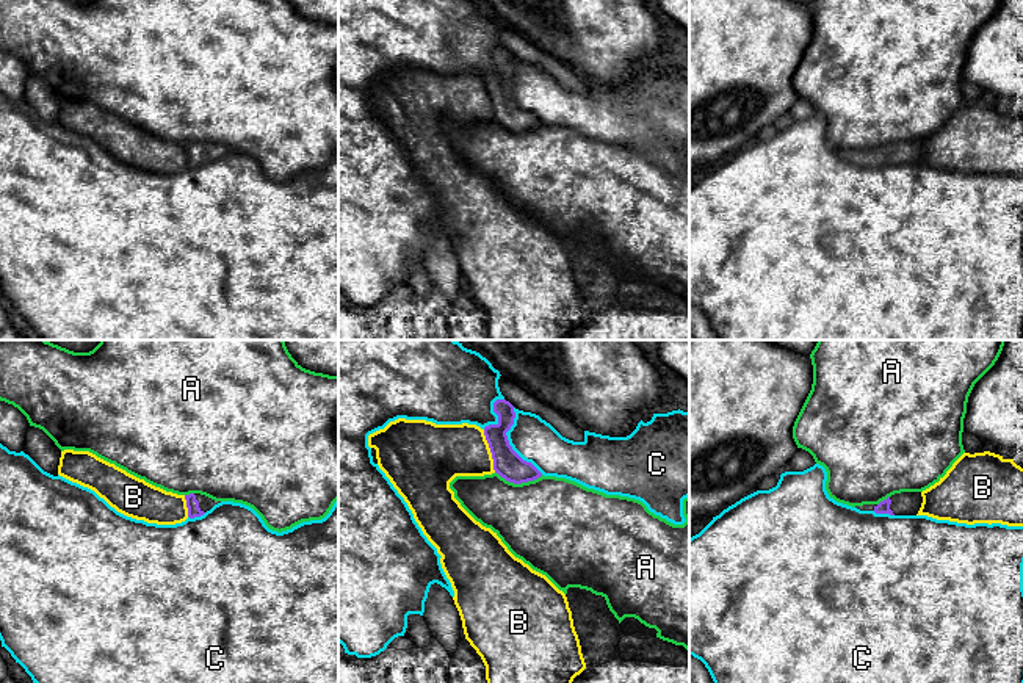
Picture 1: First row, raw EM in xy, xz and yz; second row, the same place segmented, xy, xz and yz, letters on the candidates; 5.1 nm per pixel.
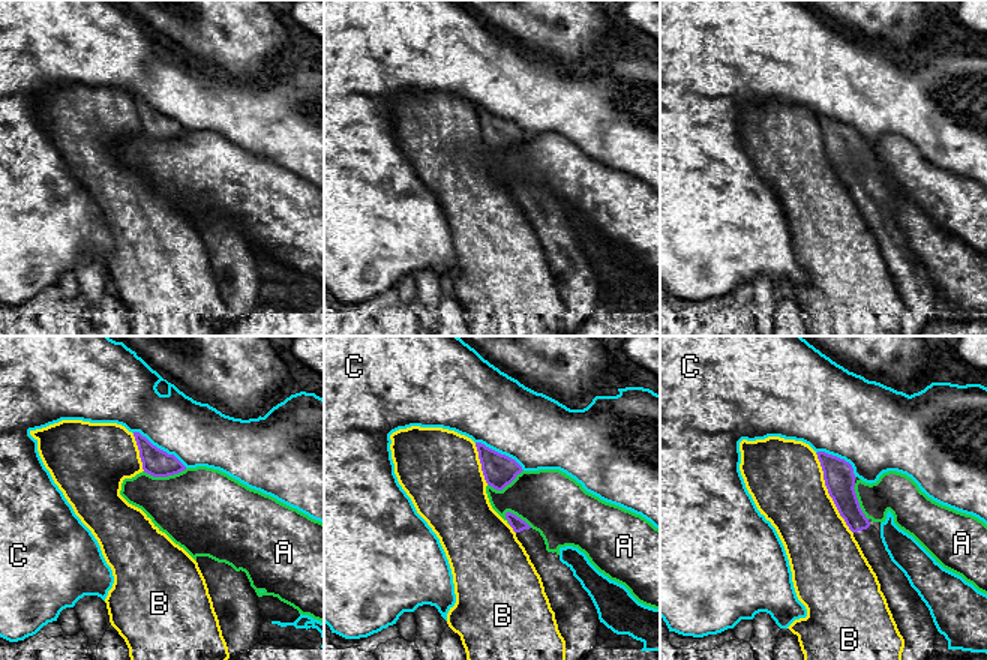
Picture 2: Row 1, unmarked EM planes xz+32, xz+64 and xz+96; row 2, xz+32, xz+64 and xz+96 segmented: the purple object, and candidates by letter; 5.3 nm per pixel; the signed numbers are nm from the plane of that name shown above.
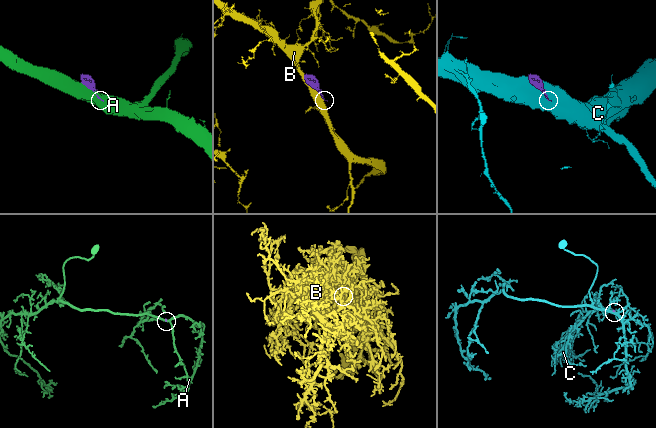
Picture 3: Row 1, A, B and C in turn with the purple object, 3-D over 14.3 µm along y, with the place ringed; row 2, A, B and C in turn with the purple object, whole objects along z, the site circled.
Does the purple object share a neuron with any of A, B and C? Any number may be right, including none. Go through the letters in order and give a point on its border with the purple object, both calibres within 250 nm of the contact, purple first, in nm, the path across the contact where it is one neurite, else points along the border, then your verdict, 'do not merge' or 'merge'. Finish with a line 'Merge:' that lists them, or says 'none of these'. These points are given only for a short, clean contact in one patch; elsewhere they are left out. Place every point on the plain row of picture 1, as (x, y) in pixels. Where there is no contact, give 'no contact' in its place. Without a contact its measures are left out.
A: contact xz (519, 132); calibres 150 and 460 nm; do not merge
B: contact xz (491, 101); calibres 150 and 280 nm; do not merge
C: contact xz (508, 93); calibres 150 and 220 nm; do not merge
Merge: none of these

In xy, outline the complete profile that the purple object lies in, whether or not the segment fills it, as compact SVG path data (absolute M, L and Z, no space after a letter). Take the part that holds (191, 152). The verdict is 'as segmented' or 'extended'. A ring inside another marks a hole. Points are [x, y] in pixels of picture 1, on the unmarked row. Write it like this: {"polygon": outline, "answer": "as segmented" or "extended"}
{"polygon": "M201 143L185 144L185 149L190 168L201 166L215 155L215 150L211 147Z", "answer": "extended"}

